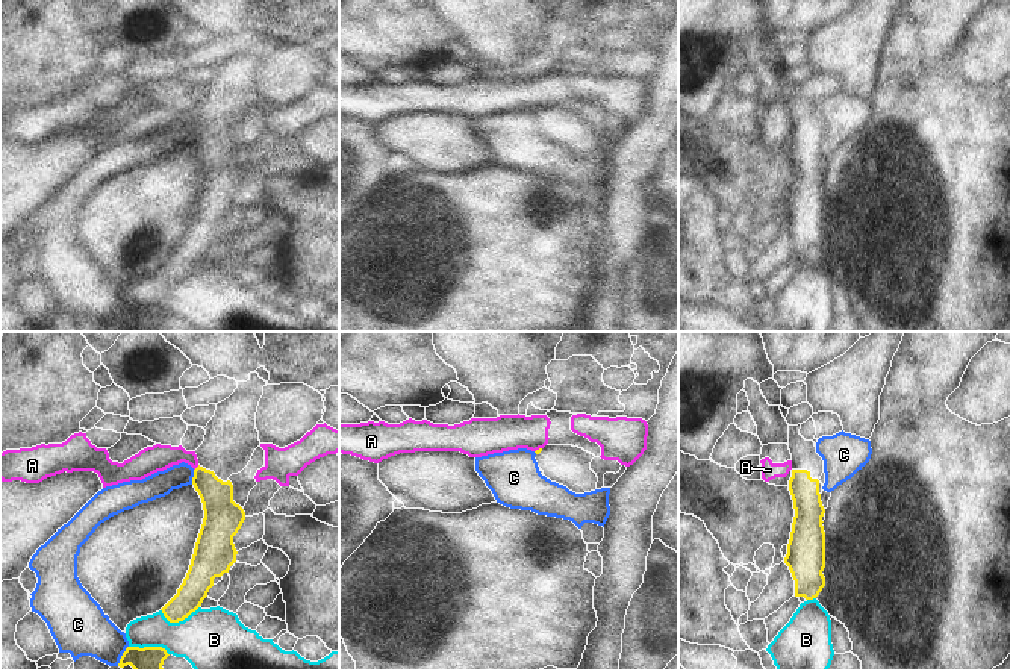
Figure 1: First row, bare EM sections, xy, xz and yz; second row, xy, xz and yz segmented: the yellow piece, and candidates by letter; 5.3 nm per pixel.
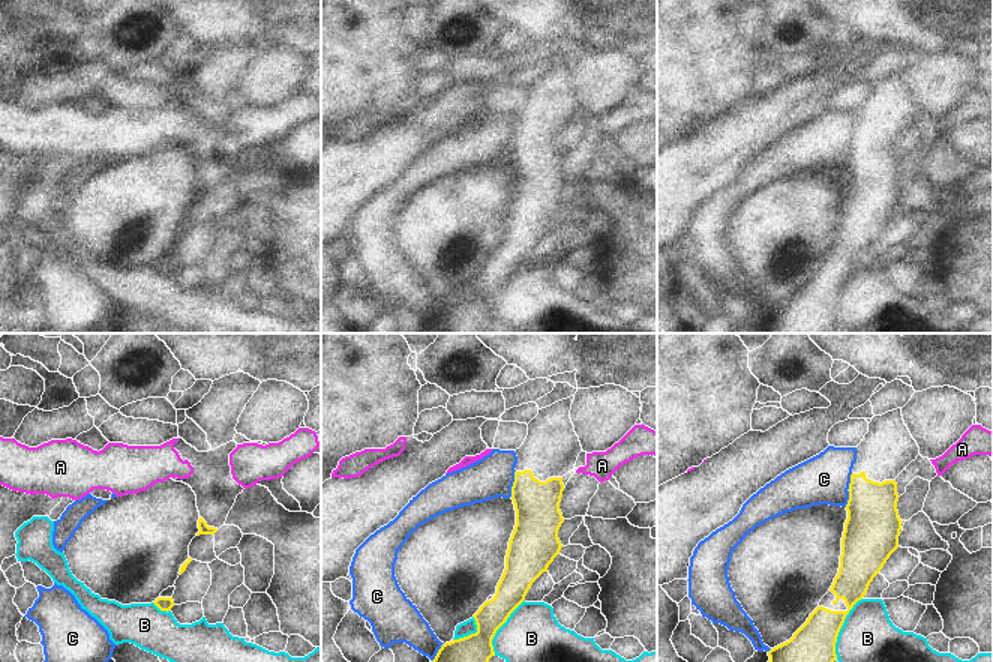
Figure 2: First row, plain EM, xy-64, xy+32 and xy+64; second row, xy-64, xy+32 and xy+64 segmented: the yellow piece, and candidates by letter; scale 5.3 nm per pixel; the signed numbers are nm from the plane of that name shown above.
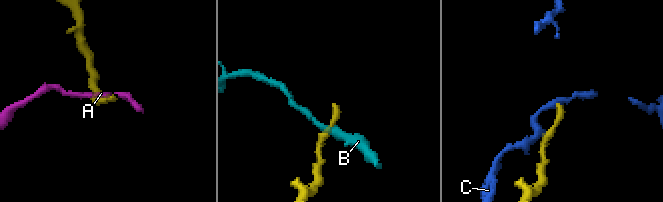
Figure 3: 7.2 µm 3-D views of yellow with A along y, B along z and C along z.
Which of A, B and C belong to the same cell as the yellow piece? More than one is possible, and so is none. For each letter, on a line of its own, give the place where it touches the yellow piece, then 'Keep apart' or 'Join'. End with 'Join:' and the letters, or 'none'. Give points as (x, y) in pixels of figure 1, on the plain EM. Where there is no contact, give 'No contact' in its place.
A: Touches yellow at xy (196, 129). Keep apart
B: Touches yellow at xy (179, 280). Keep apart
C: Touches yellow at xy (193, 138). Keep apart
Join: none.

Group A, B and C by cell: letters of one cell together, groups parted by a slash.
A / B / C

